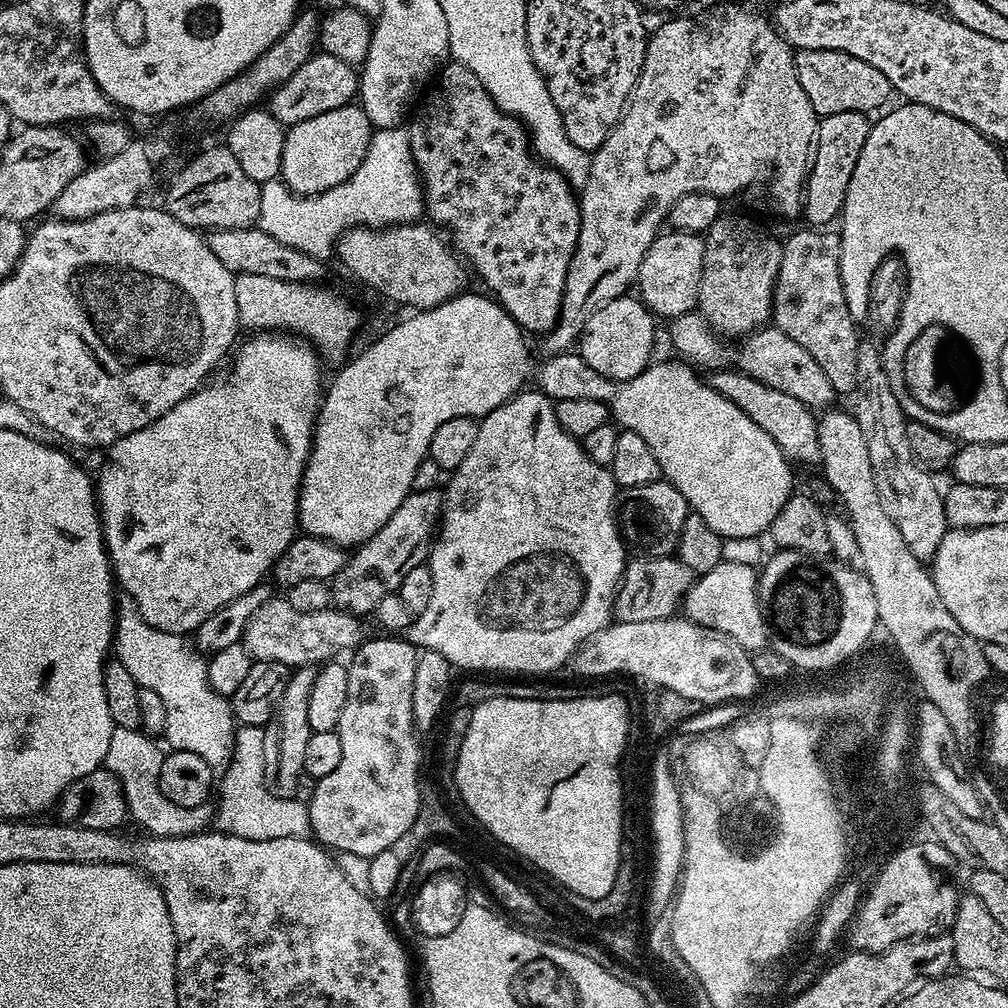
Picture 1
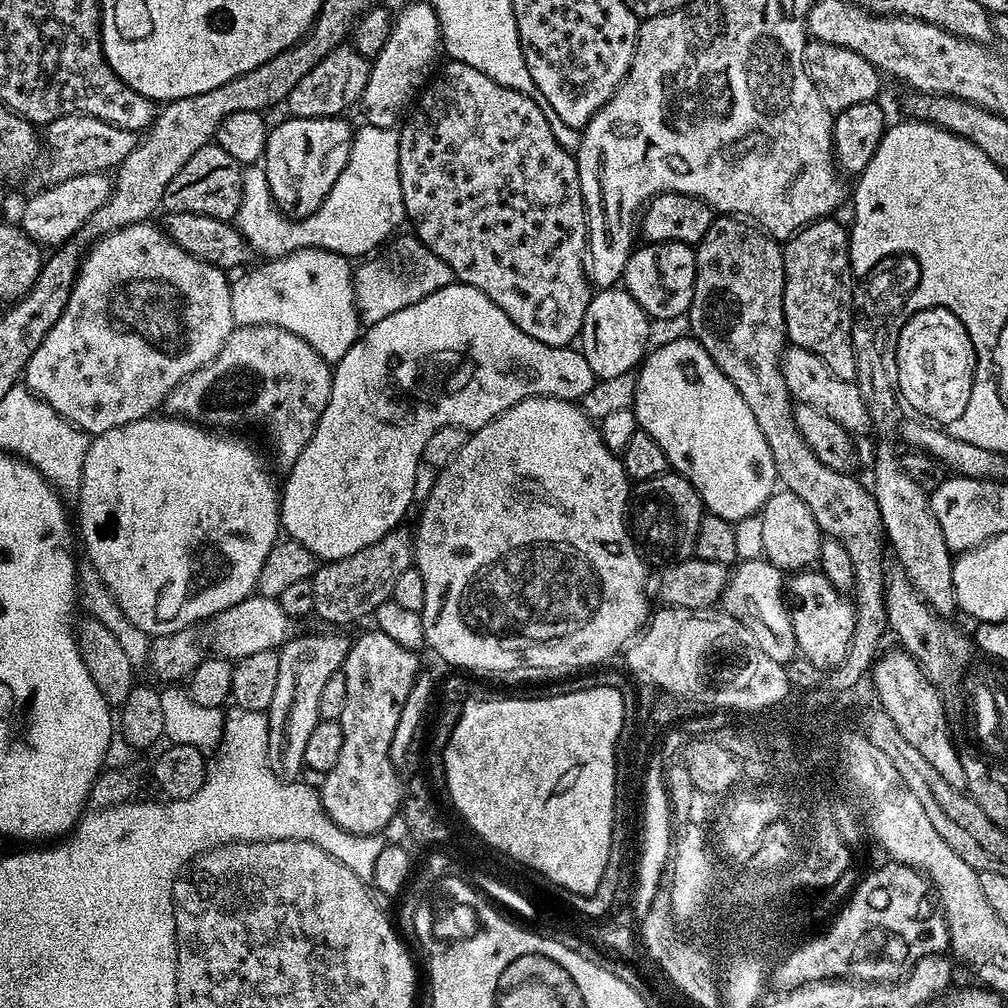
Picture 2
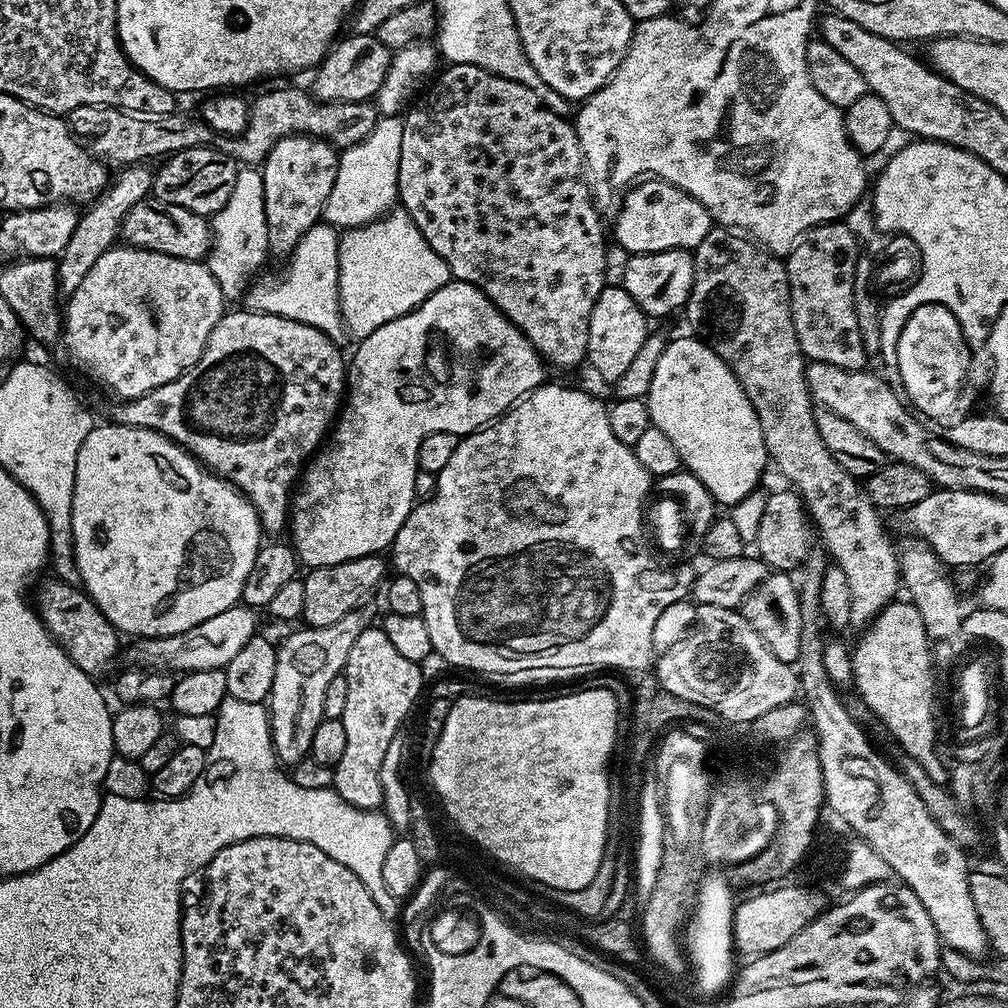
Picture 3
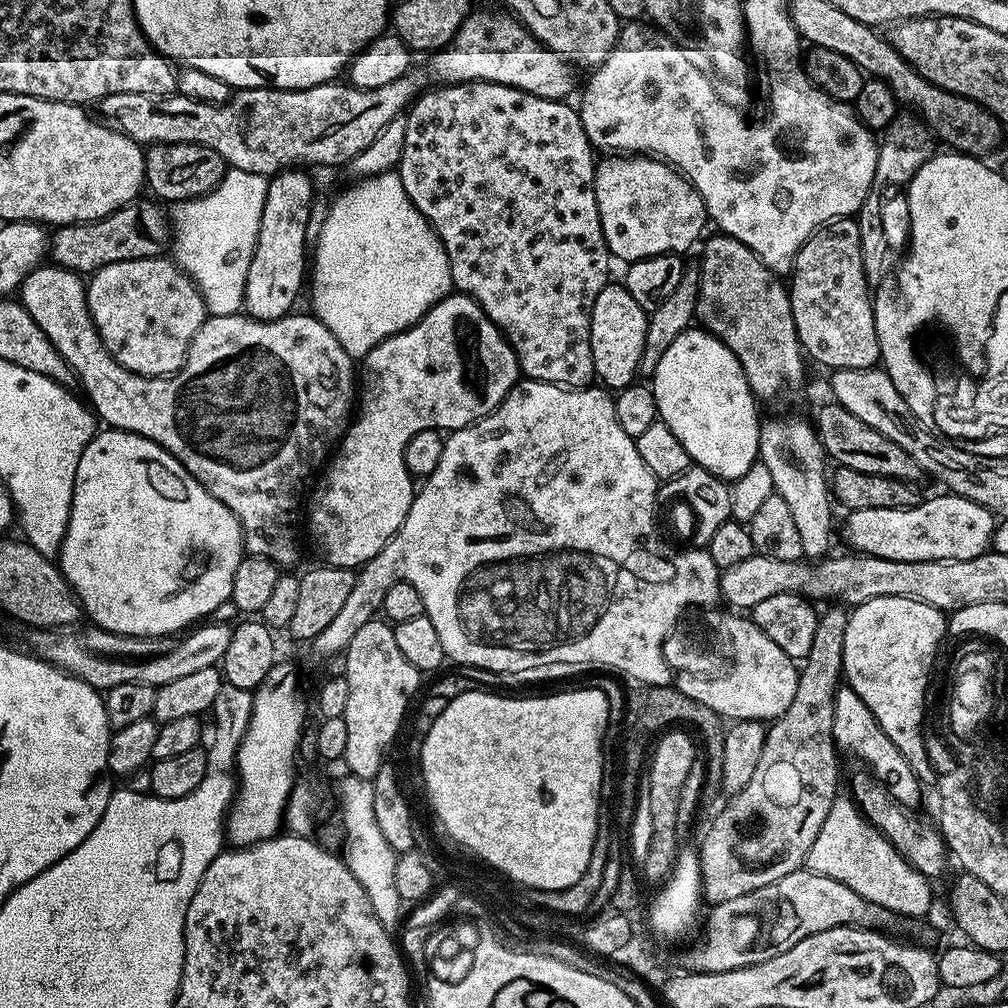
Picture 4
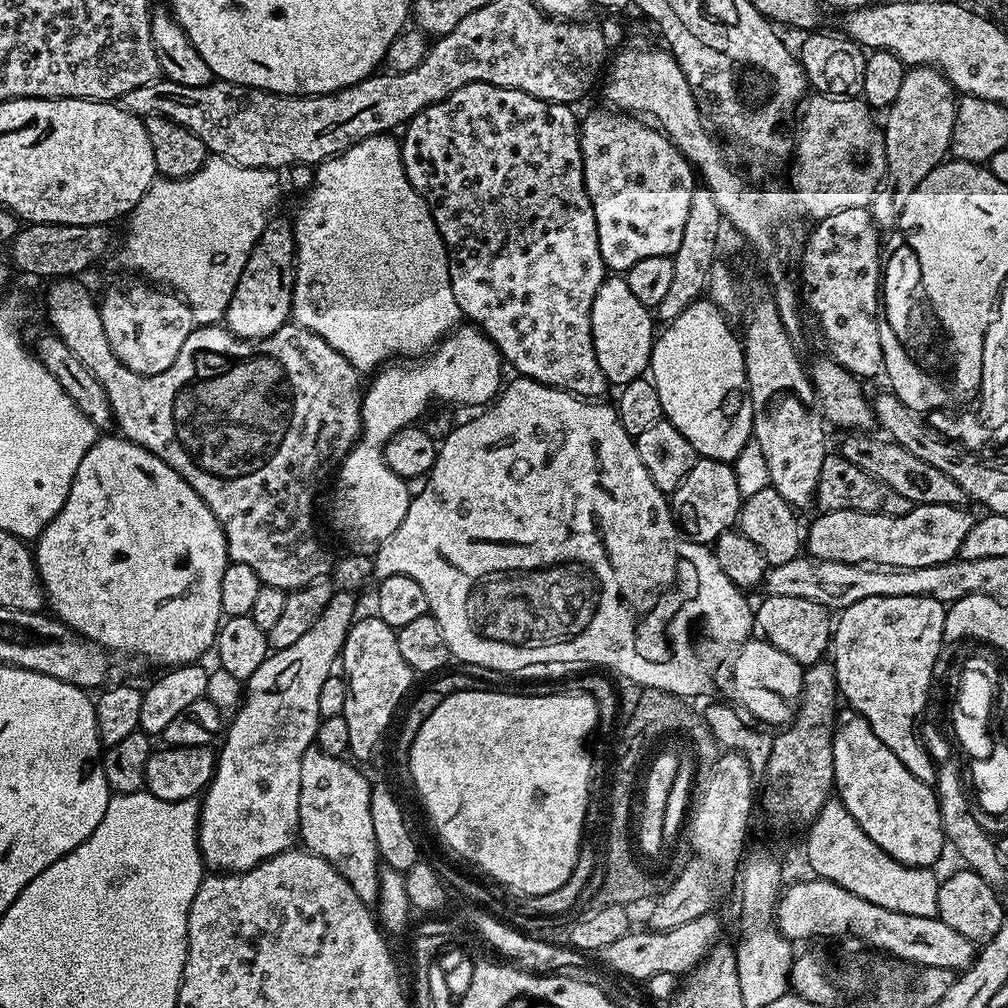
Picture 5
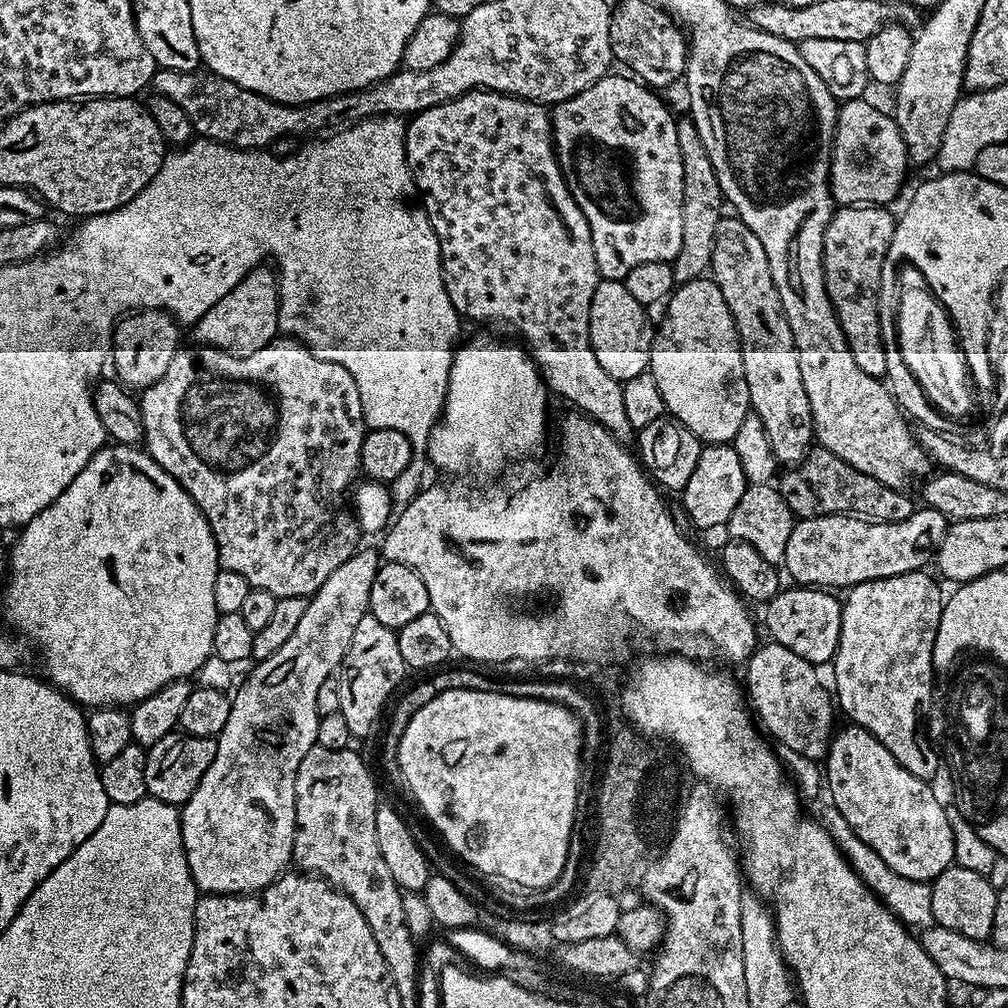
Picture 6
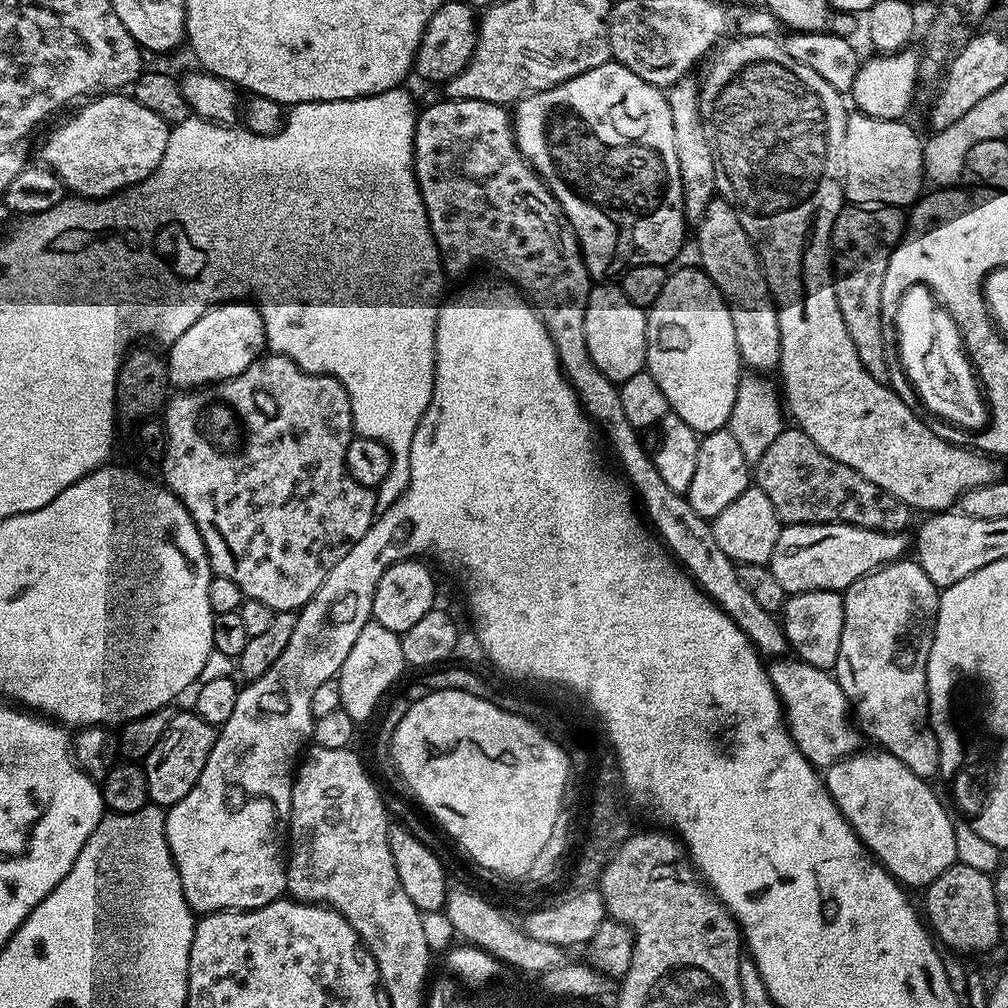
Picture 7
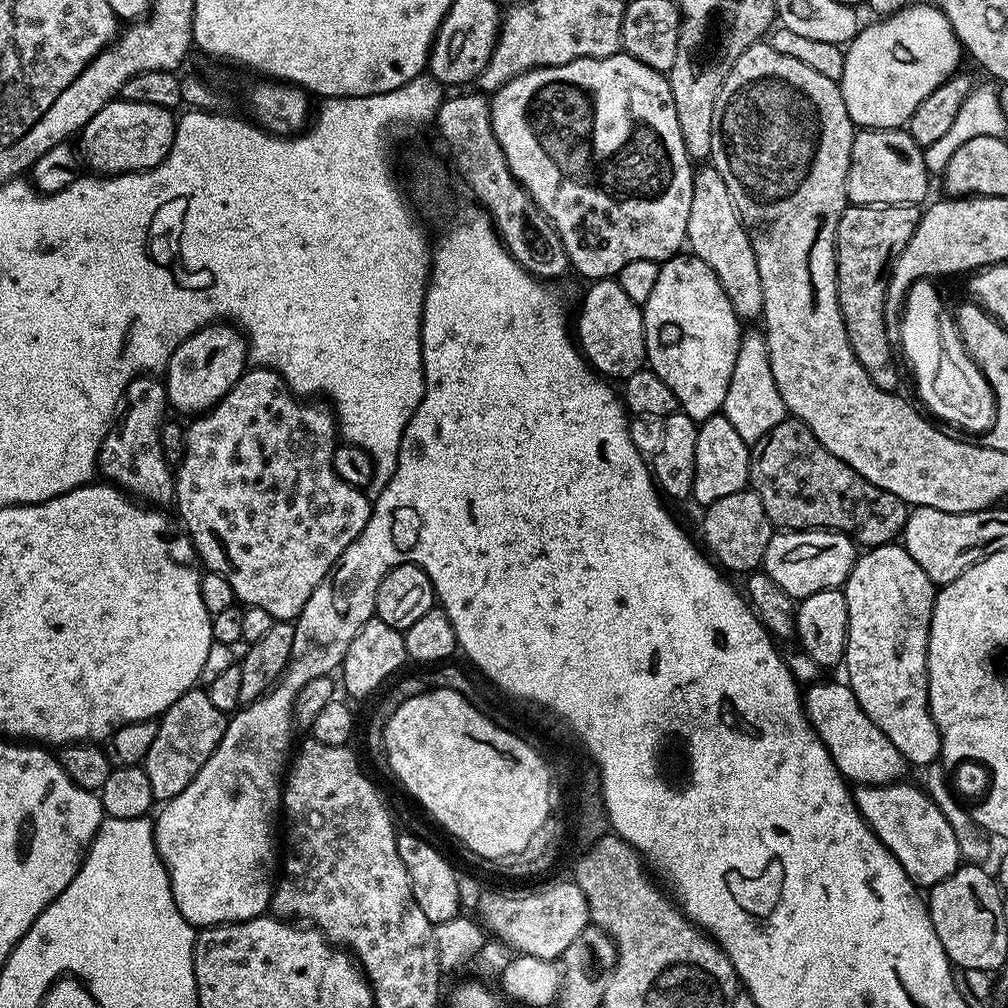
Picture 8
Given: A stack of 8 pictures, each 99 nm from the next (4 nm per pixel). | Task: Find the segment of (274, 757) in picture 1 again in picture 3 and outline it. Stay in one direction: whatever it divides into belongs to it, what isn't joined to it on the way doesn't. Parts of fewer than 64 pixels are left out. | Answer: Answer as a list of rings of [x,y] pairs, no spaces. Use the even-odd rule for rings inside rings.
[[[363,607],[355,608],[346,618],[338,618],[331,626],[325,628],[310,628],[300,626],[297,632],[292,632],[284,641],[279,641],[276,649],[276,671],[288,676],[301,676],[300,705],[296,708],[296,729],[292,732],[292,745],[282,752],[288,760],[300,760],[307,757],[312,750],[314,730],[324,721],[326,710],[326,690],[334,678],[338,678],[346,666],[346,658],[350,658],[350,649],[358,642],[358,634],[369,627],[370,620]]]

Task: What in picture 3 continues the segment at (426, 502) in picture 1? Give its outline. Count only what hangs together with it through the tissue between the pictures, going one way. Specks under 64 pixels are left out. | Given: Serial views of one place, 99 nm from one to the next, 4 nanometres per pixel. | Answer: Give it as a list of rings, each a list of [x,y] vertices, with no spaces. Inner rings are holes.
[[[380,554],[366,558],[354,558],[350,562],[338,562],[338,566],[311,569],[307,573],[308,576],[303,577],[306,586],[302,605],[303,623],[310,628],[325,628],[338,622],[338,618],[346,618],[346,614],[350,614],[355,608],[365,603],[363,600],[376,587],[379,589],[385,583],[389,572],[390,568],[385,557]]]

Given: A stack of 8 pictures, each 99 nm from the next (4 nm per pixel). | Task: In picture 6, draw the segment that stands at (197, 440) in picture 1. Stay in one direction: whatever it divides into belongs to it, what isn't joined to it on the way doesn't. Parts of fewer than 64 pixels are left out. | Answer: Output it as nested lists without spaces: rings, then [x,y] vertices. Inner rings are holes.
[[[113,443],[111,446],[100,448],[94,454],[94,458],[90,458],[88,465],[82,470],[82,474],[78,474],[78,478],[74,478],[74,482],[70,482],[70,486],[66,486],[66,490],[62,490],[62,494],[58,494],[58,498],[50,506],[46,506],[46,510],[42,510],[42,514],[38,514],[34,518],[30,518],[30,522],[19,529],[16,541],[12,544],[12,553],[8,556],[8,581],[4,584],[4,620],[3,623],[9,629],[15,630],[21,637],[36,640],[36,644],[40,647],[40,656],[44,659],[44,672],[47,683],[52,687],[60,689],[65,696],[76,701],[77,704],[85,709],[93,708],[111,708],[113,706],[135,706],[138,701],[150,698],[150,694],[154,694],[158,690],[162,690],[162,686],[166,686],[175,680],[188,680],[195,677],[199,673],[202,662],[206,662],[206,658],[213,655],[212,643],[214,642],[214,626],[216,625],[217,610],[214,606],[214,578],[221,570],[220,559],[218,558],[218,550],[214,542],[214,534],[210,530],[210,526],[206,522],[206,518],[196,509],[196,504],[188,497],[186,490],[182,490],[182,486],[170,474],[166,474],[166,470],[162,470],[162,466],[158,466],[158,462],[154,462],[154,458],[149,456],[147,451],[141,450],[136,446],[126,444]]]

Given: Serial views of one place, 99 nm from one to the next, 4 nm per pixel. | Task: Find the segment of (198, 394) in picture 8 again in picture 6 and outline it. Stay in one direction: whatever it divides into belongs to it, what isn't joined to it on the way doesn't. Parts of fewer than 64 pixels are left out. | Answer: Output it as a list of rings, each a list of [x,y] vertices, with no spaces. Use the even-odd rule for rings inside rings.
[[[261,266],[246,274],[226,298],[218,298],[206,314],[194,326],[195,343],[209,348],[220,348],[234,356],[245,356],[254,350],[262,350],[277,339],[282,328],[282,288],[276,285],[278,276],[271,267]]]

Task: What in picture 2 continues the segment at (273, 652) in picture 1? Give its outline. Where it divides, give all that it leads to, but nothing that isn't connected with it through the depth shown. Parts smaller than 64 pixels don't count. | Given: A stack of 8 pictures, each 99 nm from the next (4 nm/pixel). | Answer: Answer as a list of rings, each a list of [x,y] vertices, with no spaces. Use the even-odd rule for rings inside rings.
[[[259,594],[247,596],[242,602],[220,612],[211,621],[210,648],[217,656],[223,656],[233,662],[246,658],[250,654],[262,654],[280,649],[294,636],[293,617],[282,610],[279,600],[271,600]]]

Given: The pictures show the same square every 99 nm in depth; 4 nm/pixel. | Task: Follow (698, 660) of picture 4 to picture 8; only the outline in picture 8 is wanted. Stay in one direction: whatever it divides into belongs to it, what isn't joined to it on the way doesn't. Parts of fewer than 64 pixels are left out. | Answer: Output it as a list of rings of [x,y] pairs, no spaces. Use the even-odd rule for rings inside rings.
[[[816,682],[803,693],[804,712],[808,721],[818,734],[818,738],[828,748],[834,766],[844,776],[844,779],[856,786],[865,784],[895,784],[905,779],[904,771],[910,768],[903,754],[870,722],[858,706],[858,698],[854,698],[851,688],[847,683],[824,684]]]

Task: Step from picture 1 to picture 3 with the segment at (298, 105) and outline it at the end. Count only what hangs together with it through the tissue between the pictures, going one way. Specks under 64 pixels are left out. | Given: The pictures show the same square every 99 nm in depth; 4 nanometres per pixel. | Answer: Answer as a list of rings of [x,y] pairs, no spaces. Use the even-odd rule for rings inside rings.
[[[348,34],[348,37],[346,36],[339,42],[333,43],[328,55],[315,69],[316,77],[312,80],[310,92],[317,100],[325,102],[330,100],[334,102],[371,101],[382,86],[382,78],[386,78],[386,70],[390,70],[393,49],[385,46],[375,34],[366,36]]]

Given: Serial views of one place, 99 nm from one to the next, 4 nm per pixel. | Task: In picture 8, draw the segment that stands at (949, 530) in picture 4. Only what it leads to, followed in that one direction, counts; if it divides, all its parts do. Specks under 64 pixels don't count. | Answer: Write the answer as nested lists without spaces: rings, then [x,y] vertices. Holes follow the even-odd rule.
[[[813,528],[803,532],[777,531],[766,546],[762,571],[786,594],[803,598],[822,590],[840,588],[848,581],[850,570],[856,564],[858,545],[844,532],[829,532],[827,528]]]

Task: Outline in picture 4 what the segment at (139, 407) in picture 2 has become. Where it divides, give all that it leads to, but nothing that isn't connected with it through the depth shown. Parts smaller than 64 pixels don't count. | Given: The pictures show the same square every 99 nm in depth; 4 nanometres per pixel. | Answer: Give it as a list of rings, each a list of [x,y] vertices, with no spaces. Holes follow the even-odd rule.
[[[138,258],[130,262],[114,262],[91,273],[86,287],[94,326],[108,353],[123,368],[139,376],[170,376],[184,365],[190,342],[204,325],[206,309],[196,284],[171,259]]]

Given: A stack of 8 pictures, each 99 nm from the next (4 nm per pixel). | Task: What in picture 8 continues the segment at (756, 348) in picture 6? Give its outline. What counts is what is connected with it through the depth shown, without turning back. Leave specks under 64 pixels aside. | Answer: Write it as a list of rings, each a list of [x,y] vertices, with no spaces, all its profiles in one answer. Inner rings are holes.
[[[711,166],[697,167],[692,173],[686,244],[691,255],[697,256],[706,262],[706,266],[710,266],[710,270],[714,270],[726,298],[730,298],[730,306],[741,321],[759,321],[764,315],[764,303],[762,277],[758,275],[758,258],[754,258],[754,246],[734,206],[734,198],[730,198],[730,190],[726,190],[726,182],[722,182],[722,174],[718,174],[718,170]]]

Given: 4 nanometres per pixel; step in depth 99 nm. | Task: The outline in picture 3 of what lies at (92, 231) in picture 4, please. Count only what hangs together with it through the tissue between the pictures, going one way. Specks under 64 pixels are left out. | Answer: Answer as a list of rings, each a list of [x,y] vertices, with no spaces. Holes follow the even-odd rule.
[[[155,198],[138,202],[138,206],[126,214],[120,227],[120,236],[125,245],[154,250],[158,254],[170,254],[174,258],[203,261],[212,251],[209,217],[194,214],[194,210],[186,210],[186,206],[174,206]]]

